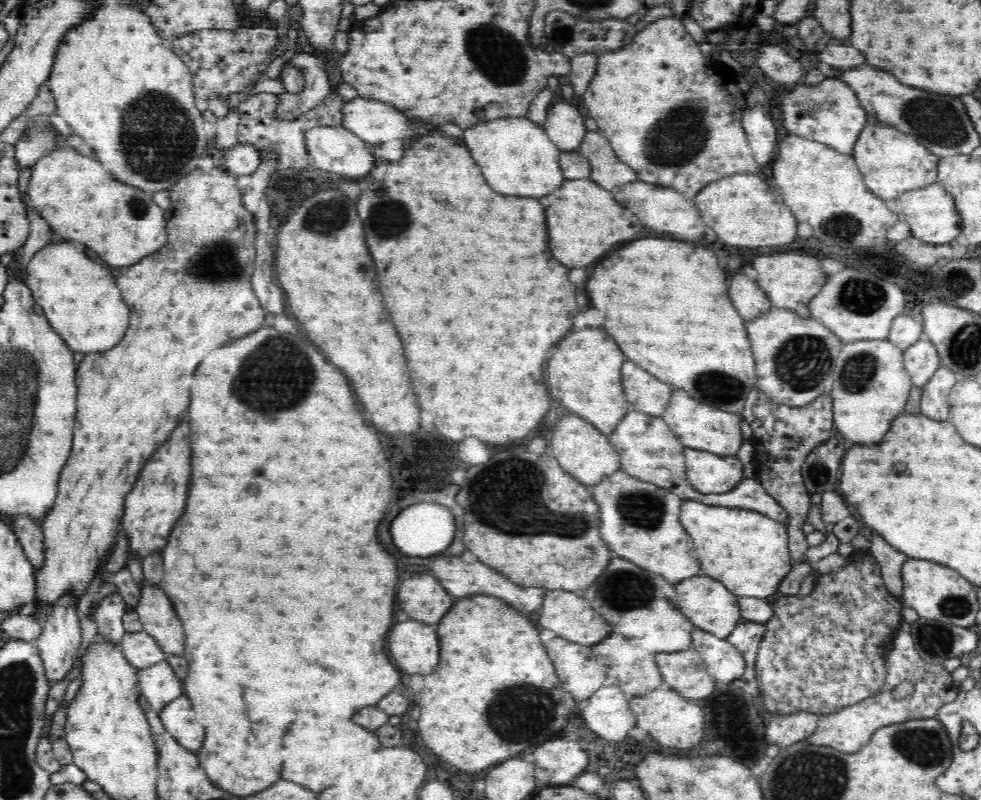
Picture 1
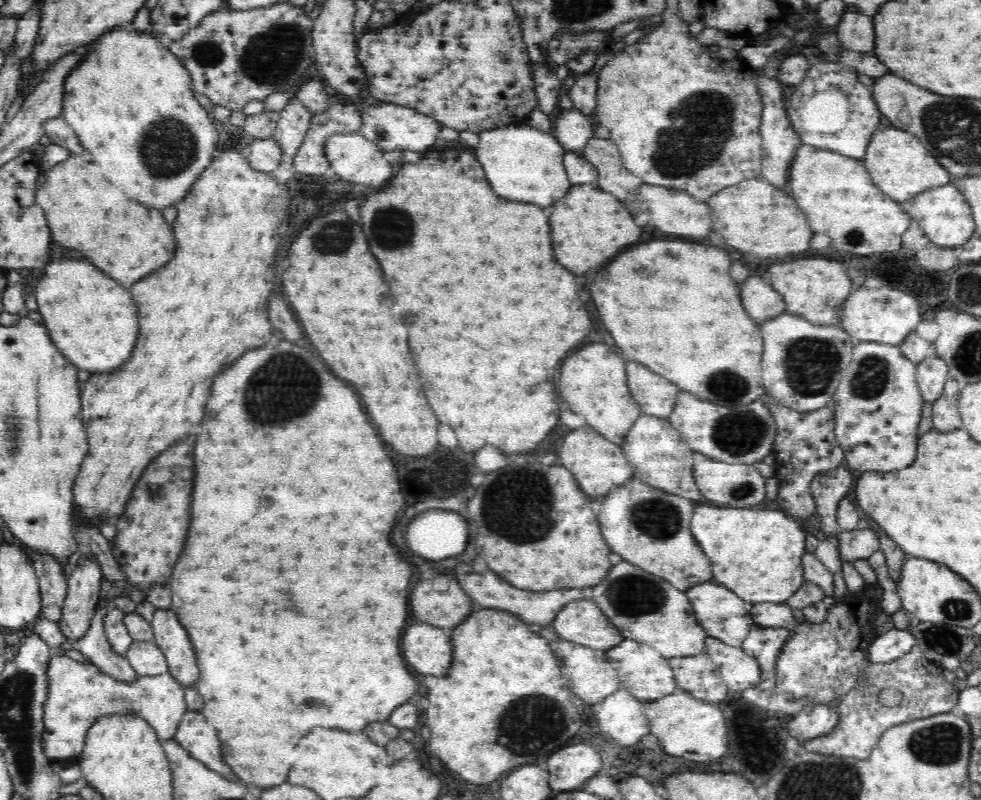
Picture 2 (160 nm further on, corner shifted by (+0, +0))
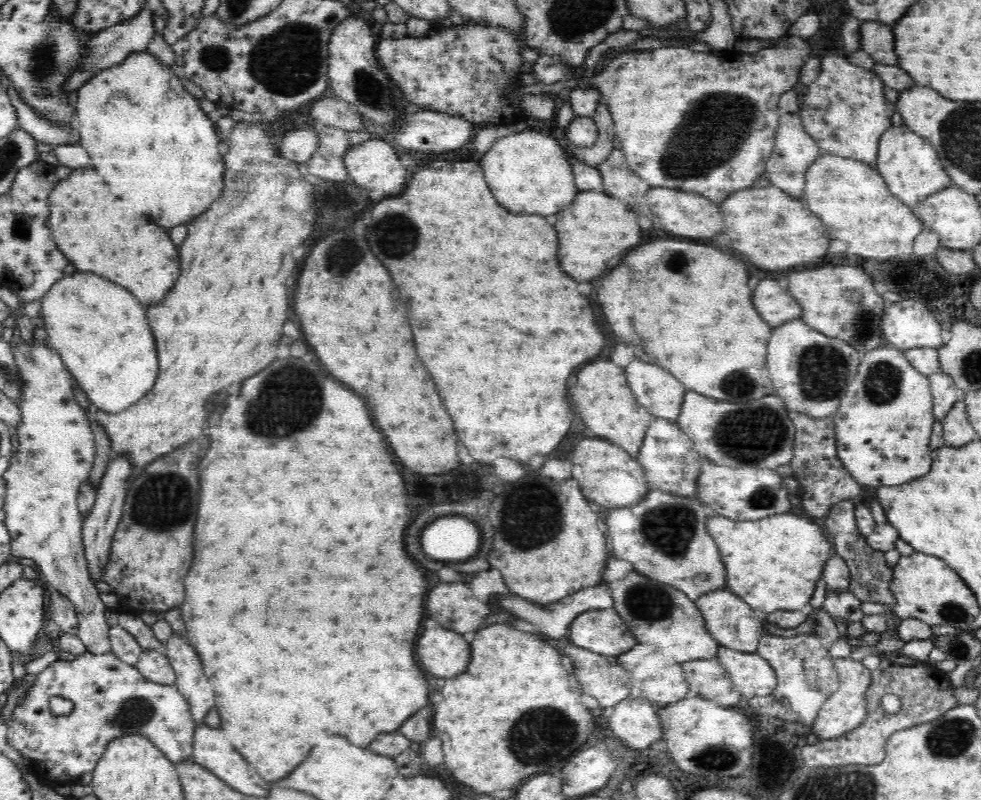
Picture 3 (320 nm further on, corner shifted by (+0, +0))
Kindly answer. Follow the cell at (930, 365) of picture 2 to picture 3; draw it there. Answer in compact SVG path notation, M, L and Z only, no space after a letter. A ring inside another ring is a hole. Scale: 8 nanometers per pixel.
M942 370L936 374L930 374L930 388L933 395L933 415L939 421L946 416L947 410L951 408L955 400L962 398L959 388L955 385L953 378Z

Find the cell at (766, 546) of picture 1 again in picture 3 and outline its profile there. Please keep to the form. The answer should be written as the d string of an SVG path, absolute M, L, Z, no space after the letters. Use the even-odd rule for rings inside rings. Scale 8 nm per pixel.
M778 513L774 516L762 517L760 520L734 519L721 514L707 518L706 530L718 547L728 591L742 598L760 614L776 610L795 612L809 607L816 582L823 575L824 564L830 558L830 554L835 552L830 537L825 534L823 528L810 521L807 516L801 517L794 513Z

